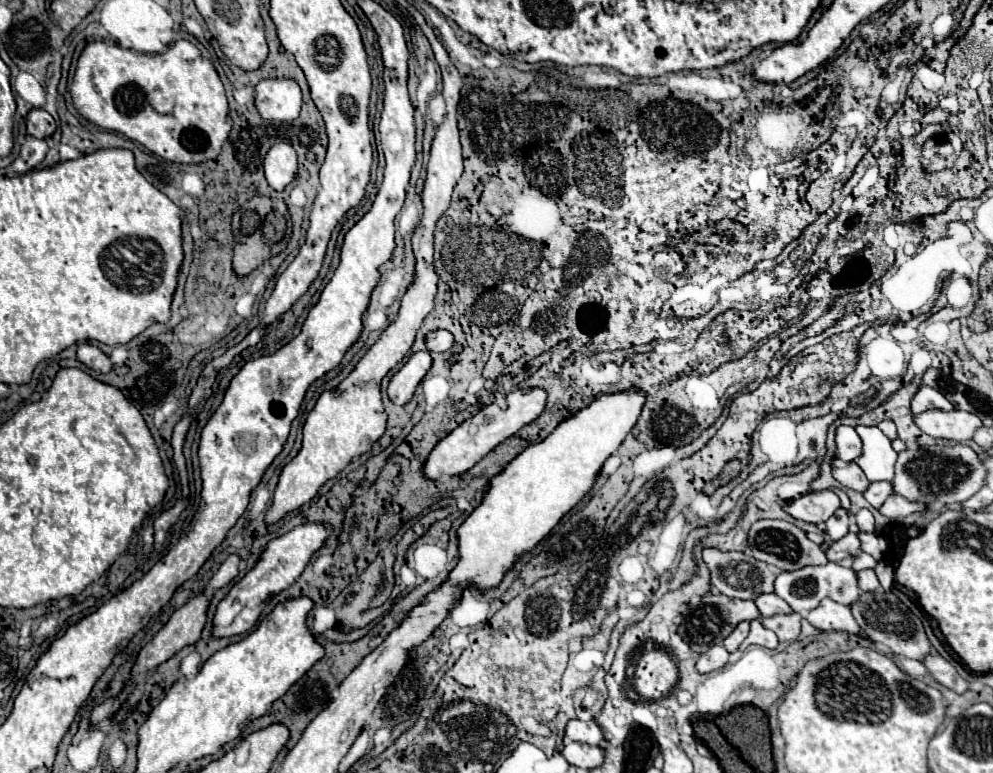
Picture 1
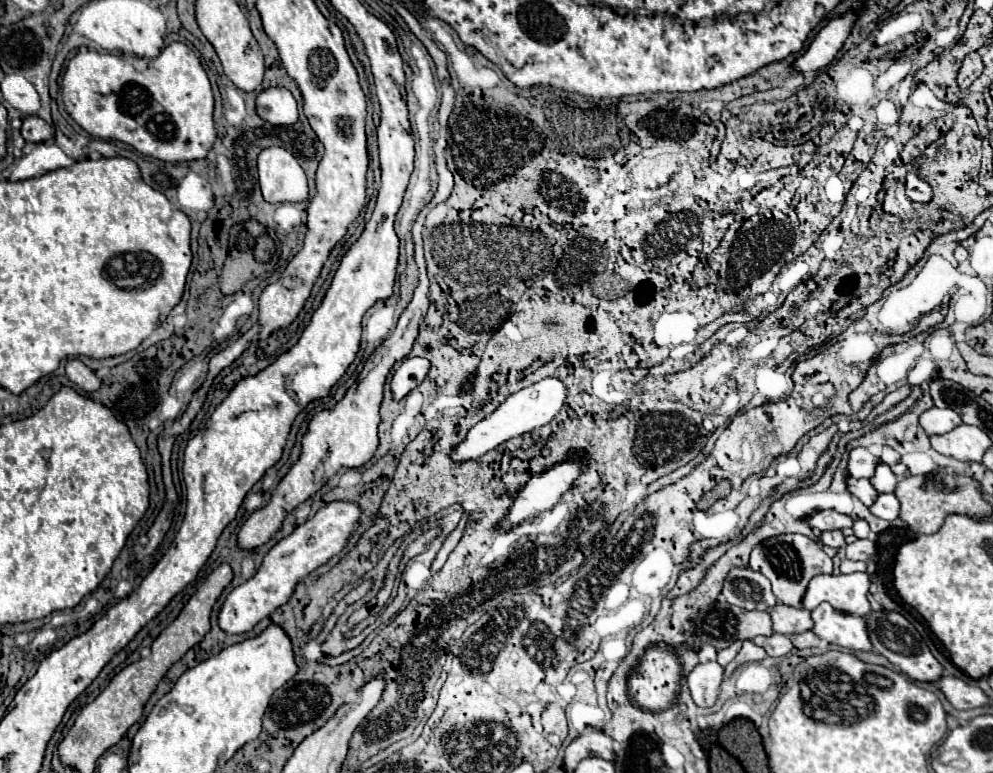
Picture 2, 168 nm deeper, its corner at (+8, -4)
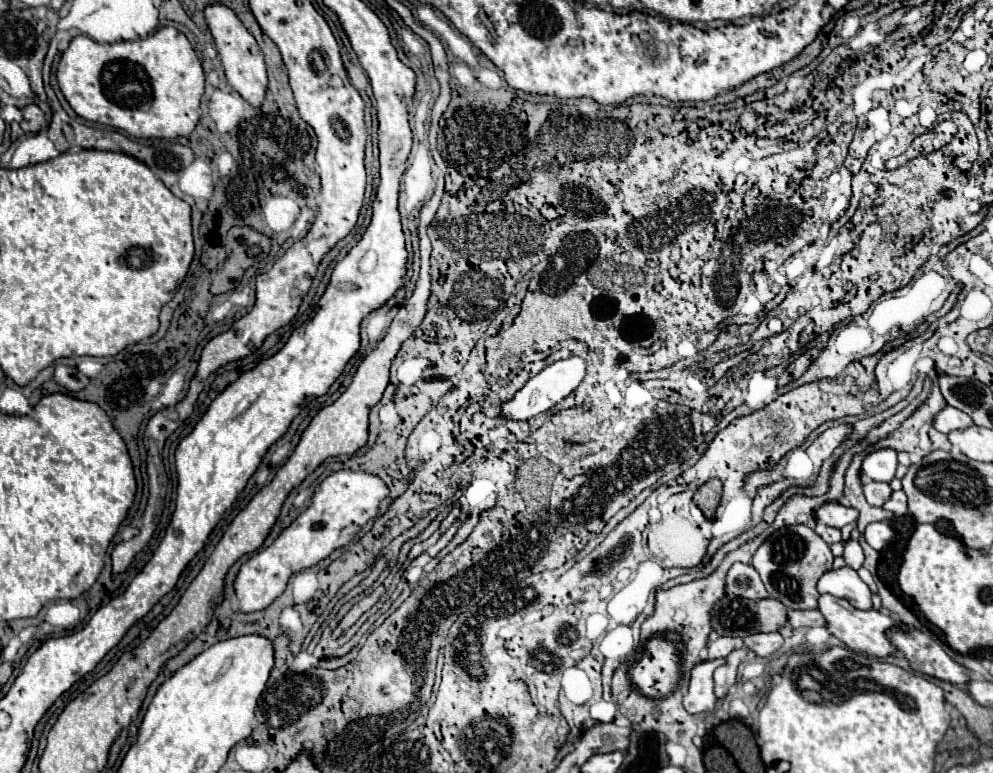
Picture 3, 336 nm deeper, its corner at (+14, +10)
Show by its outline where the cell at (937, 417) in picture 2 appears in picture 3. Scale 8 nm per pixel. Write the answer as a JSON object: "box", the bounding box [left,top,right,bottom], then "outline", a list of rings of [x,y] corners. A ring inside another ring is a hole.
{"box":[932,405,972,433],"outline":[[[946,405],[942,411],[938,411],[938,413],[934,415],[932,425],[934,425],[940,433],[948,433],[948,431],[952,431],[952,429],[970,427],[970,425],[972,425],[972,419],[970,419],[964,411],[956,409],[956,407],[952,407],[952,405]]]}

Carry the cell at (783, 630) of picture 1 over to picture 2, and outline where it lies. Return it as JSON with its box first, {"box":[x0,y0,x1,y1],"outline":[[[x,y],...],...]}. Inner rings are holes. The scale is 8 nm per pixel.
{"box":[754,633,792,657],"outline":[[[774,633],[772,637],[758,637],[758,639],[754,639],[754,643],[758,647],[762,647],[768,657],[784,657],[792,651],[790,639],[786,635],[778,635],[778,633]]]}

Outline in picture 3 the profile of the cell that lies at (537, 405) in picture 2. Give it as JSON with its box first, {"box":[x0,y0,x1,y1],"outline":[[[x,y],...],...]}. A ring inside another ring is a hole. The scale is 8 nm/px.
{"box":[500,357,586,421],"outline":[[[580,357],[562,359],[562,361],[556,361],[548,367],[544,367],[540,373],[536,373],[532,379],[528,379],[526,385],[522,389],[518,389],[512,399],[508,399],[500,405],[500,417],[508,419],[508,421],[522,421],[522,419],[530,419],[538,413],[548,411],[550,407],[554,407],[558,401],[568,397],[578,387],[584,373],[586,373],[586,367]]]}

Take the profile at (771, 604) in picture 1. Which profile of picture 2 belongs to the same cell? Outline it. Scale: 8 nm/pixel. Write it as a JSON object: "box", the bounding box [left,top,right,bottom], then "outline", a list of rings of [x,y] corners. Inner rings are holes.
{"box":[770,603,814,635],"outline":[[[778,603],[776,607],[770,609],[770,615],[772,615],[772,621],[774,621],[774,633],[798,635],[798,633],[810,631],[814,627],[810,611],[806,611],[806,609],[786,607],[786,605]]]}

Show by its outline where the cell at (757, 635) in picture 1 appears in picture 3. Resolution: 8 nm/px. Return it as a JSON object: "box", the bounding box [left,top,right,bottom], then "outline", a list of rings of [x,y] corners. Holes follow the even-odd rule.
{"box":[714,647,750,697],"outline":[[[742,647],[742,649],[734,649],[728,657],[726,657],[726,663],[720,665],[716,671],[714,671],[714,683],[716,683],[716,695],[718,697],[724,697],[728,693],[728,689],[732,689],[736,685],[736,671],[738,671],[738,665],[740,661],[744,659],[744,655],[750,653],[748,647]]]}

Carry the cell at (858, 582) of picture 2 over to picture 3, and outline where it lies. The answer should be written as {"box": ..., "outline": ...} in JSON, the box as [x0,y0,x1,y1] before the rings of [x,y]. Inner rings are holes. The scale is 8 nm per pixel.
{"box":[818,567,872,609],"outline":[[[852,567],[830,569],[824,573],[818,581],[818,591],[848,599],[856,609],[872,609],[872,593]]]}

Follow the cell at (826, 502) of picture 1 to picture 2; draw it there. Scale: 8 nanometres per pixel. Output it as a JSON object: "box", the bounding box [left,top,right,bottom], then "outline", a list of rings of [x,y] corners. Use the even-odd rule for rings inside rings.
{"box":[808,511,852,531],"outline":[[[818,511],[808,519],[810,527],[820,529],[820,531],[834,531],[834,529],[846,529],[852,527],[852,519],[846,515],[840,515],[836,511]]]}

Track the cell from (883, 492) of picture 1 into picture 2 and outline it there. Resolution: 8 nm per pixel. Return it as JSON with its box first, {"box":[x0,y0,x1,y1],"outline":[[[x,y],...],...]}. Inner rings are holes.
{"box":[870,493,900,521],"outline":[[[882,493],[882,495],[878,495],[878,503],[874,503],[874,507],[870,507],[870,513],[880,519],[894,521],[900,515],[900,501],[892,493]]]}

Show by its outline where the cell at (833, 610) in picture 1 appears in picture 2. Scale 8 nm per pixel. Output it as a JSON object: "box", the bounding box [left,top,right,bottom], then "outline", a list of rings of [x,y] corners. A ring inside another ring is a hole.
{"box":[812,603,872,651],"outline":[[[822,603],[812,611],[814,633],[830,643],[852,651],[872,651],[866,619],[836,611],[830,603]]]}

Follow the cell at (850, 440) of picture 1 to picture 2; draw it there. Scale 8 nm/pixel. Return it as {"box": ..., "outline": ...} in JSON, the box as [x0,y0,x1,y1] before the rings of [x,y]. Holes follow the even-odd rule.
{"box":[848,449,882,479],"outline":[[[852,449],[850,451],[850,459],[848,459],[848,471],[854,479],[872,479],[876,467],[882,463],[880,457],[872,455],[868,449]]]}

